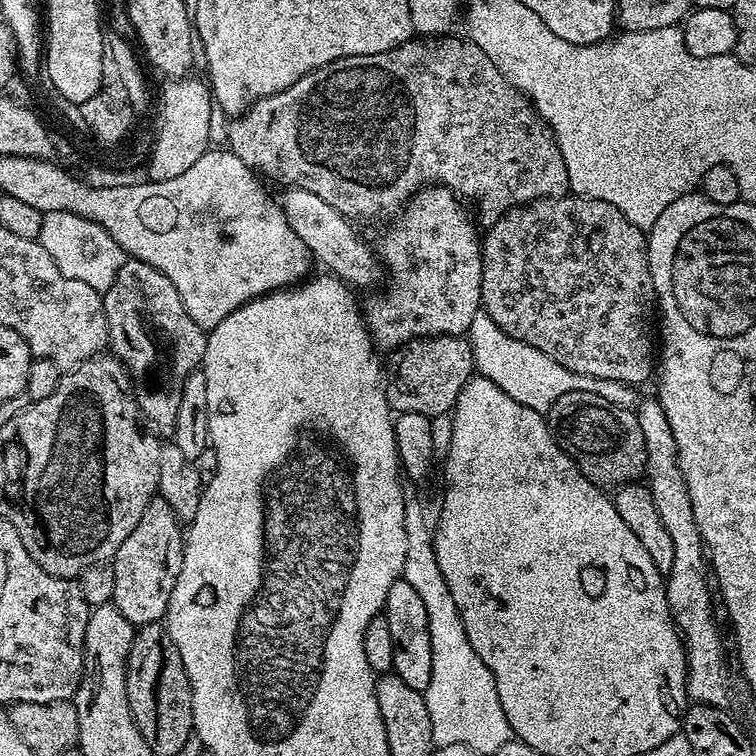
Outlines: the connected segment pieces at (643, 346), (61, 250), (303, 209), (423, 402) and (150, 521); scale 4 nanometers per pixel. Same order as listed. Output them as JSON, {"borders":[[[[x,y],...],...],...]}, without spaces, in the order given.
{"borders":[[[[545,195],[531,204],[512,208],[483,233],[482,310],[510,338],[542,350],[542,354],[554,358],[558,366],[566,366],[574,374],[641,386],[654,376],[652,316],[654,320],[658,308],[648,265],[646,232],[632,225],[609,202],[567,195]]],[[[69,212],[43,213],[39,237],[40,245],[54,258],[54,266],[66,278],[78,278],[78,282],[86,282],[86,286],[94,286],[101,294],[110,290],[114,278],[118,278],[118,270],[122,270],[126,254],[114,238],[98,222],[82,218],[78,214]]],[[[288,188],[285,191],[282,207],[294,234],[302,238],[309,254],[317,265],[325,264],[331,275],[341,279],[349,286],[364,286],[377,280],[382,264],[377,253],[355,232],[353,221],[342,215],[330,202],[322,202],[318,194],[310,194],[310,190]]],[[[434,336],[411,340],[386,360],[386,398],[393,413],[409,412],[429,418],[451,413],[458,394],[474,375],[472,348],[464,336]]],[[[157,494],[146,506],[146,510],[142,510],[138,526],[130,530],[126,542],[122,542],[115,556],[111,557],[114,594],[110,602],[118,614],[122,614],[122,618],[129,620],[133,626],[155,624],[167,617],[170,594],[182,570],[184,538],[181,521],[170,510],[169,503]]]]}

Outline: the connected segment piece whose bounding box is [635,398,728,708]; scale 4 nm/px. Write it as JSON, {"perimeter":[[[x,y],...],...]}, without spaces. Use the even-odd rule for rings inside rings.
{"perimeter":[[[652,398],[652,400],[639,401],[638,407],[635,409],[636,417],[638,418],[638,426],[642,426],[642,438],[646,442],[646,466],[644,467],[643,479],[648,485],[650,494],[654,498],[654,507],[658,510],[658,518],[662,518],[662,526],[666,526],[666,531],[670,534],[670,542],[674,542],[674,566],[670,566],[670,570],[666,573],[666,598],[668,605],[672,611],[672,618],[676,621],[677,627],[680,629],[682,639],[684,642],[684,649],[688,653],[688,699],[697,704],[709,704],[715,708],[724,708],[728,700],[728,666],[724,662],[724,646],[720,642],[720,632],[716,629],[716,616],[712,613],[712,596],[714,600],[714,592],[708,589],[708,580],[710,584],[710,564],[706,559],[706,549],[704,546],[704,539],[698,530],[698,522],[694,518],[694,506],[690,502],[690,490],[686,490],[686,478],[680,469],[678,462],[678,454],[676,453],[676,443],[674,442],[674,434],[670,430],[670,422],[666,418],[666,410],[660,405],[659,399]]]}

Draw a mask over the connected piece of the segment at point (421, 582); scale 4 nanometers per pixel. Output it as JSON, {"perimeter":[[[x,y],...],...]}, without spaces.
{"perimeter":[[[412,498],[404,501],[404,525],[406,562],[402,579],[418,590],[422,602],[426,602],[426,614],[430,618],[432,673],[430,686],[424,692],[424,701],[430,710],[432,743],[436,748],[461,744],[473,748],[477,754],[491,754],[513,739],[512,728],[502,715],[497,692],[485,672],[483,662],[474,654],[474,646],[466,634],[458,606],[454,606],[454,598],[446,586],[446,578],[439,568],[432,545],[433,531],[430,528],[428,530],[419,502]]]}

